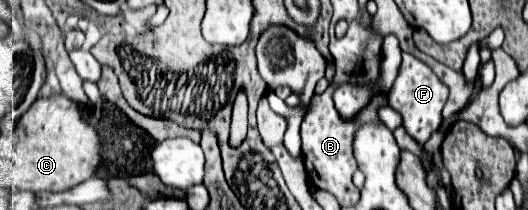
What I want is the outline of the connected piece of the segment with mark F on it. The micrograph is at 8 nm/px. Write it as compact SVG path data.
M402 53L400 73L398 73L392 89L388 91L388 105L402 113L402 121L404 121L402 125L418 143L426 143L428 137L432 135L432 131L436 131L440 127L442 107L444 107L446 99L448 99L448 87L434 75L434 71L426 63L416 59L414 55Z

